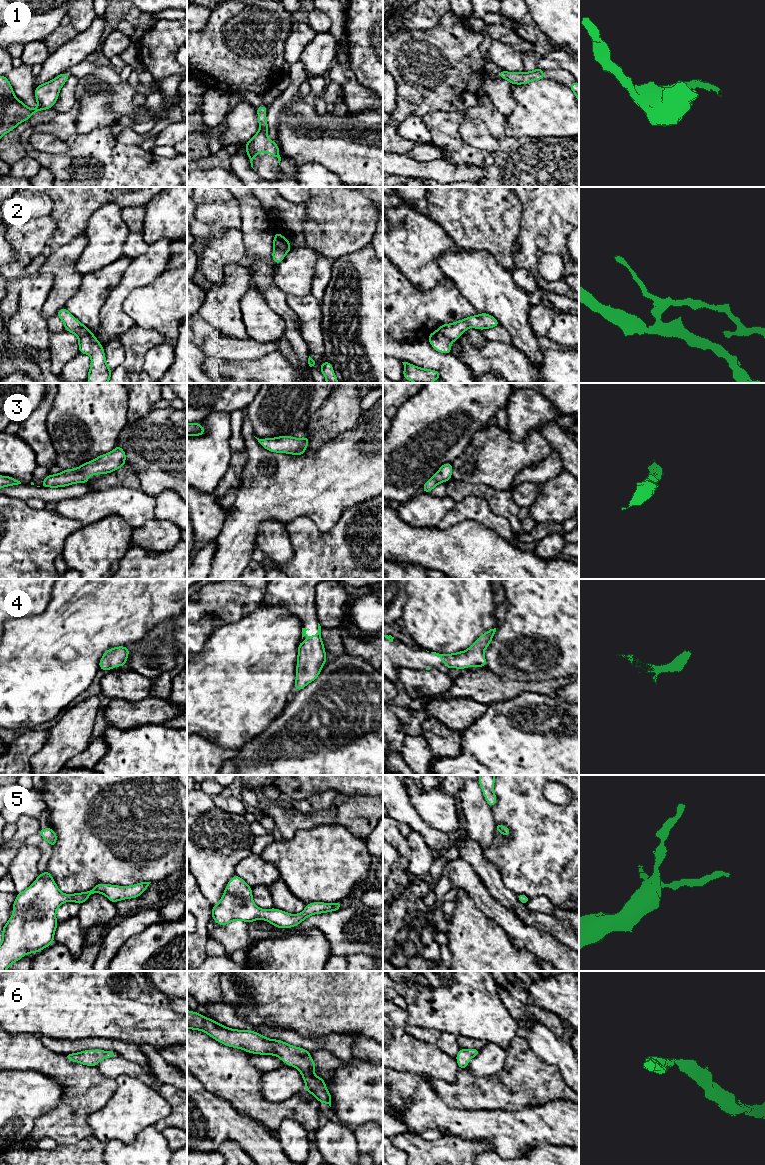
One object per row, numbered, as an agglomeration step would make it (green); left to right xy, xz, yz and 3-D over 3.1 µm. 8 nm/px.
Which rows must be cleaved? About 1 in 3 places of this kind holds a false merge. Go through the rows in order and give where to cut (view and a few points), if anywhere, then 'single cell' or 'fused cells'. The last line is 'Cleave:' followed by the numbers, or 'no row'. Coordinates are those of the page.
1: cut none; single cell
2: cut yz (437, 330), (451, 341); fused cells
3: cut none; single cell
4: cut none; single cell
5: cut none; single cell
6: cut none; single cell
Cleave: 2

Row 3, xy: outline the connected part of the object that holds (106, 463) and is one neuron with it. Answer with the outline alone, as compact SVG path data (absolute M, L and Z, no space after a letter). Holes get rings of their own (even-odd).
M120 446L113 451L98 456L76 469L68 469L56 475L49 474L41 487L65 487L74 483L88 483L88 477L96 474L107 474L125 466L126 454ZM37 486L37 487L40 487Z

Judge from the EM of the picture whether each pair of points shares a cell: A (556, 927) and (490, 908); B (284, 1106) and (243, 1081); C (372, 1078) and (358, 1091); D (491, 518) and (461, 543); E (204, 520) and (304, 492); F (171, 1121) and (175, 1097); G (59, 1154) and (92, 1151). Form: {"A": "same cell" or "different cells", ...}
{"A": "different cells", "B": "same cell", "C": "same cell", "D": "different cells", "E": "different cells", "F": "same cell", "G": "same cell"}

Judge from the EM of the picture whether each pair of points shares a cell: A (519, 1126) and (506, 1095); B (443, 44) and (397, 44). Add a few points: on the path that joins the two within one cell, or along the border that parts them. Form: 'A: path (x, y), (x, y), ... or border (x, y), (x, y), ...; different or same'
A: border (535, 1105), (515, 1110), (488, 1110); different
B: path (432, 45), (408, 45); same

